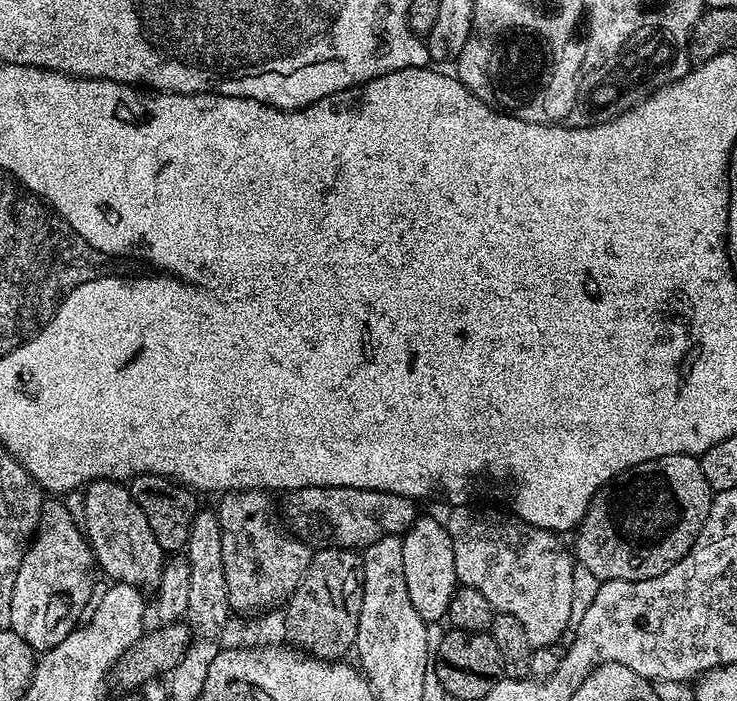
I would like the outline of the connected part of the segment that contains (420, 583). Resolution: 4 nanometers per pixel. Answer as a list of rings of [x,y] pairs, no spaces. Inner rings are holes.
[[[421,515],[412,523],[412,527],[402,536],[402,562],[406,574],[406,590],[410,594],[410,602],[414,602],[414,610],[425,622],[440,622],[448,615],[450,598],[456,592],[458,581],[454,566],[454,542],[450,542],[450,534],[443,523],[440,524],[432,516]]]

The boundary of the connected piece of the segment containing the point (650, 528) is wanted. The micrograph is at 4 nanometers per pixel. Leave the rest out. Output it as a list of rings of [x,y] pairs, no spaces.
[[[666,454],[634,466],[629,472],[623,472],[617,486],[605,486],[592,495],[590,506],[580,523],[574,529],[574,560],[596,579],[606,580],[649,580],[674,566],[694,546],[706,514],[710,514],[713,491],[702,474],[702,466],[695,456],[686,454]]]

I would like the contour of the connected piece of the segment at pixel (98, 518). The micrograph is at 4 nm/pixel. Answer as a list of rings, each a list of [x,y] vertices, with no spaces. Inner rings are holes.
[[[96,480],[83,489],[82,495],[84,497],[82,527],[92,546],[92,555],[99,571],[101,568],[109,576],[109,581],[130,584],[141,590],[155,590],[159,587],[166,563],[166,553],[162,546],[158,546],[154,530],[150,530],[150,522],[146,522],[146,514],[142,514],[142,506],[134,502],[131,487],[118,480]]]

